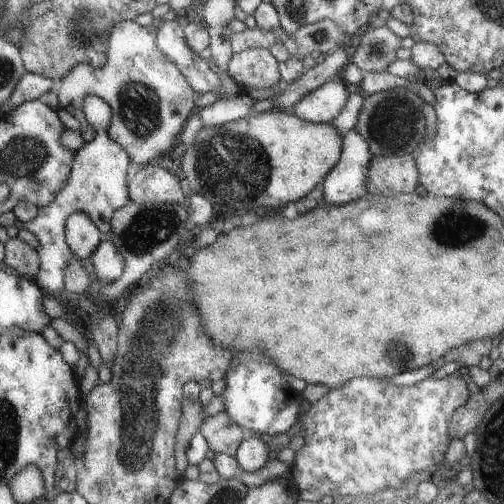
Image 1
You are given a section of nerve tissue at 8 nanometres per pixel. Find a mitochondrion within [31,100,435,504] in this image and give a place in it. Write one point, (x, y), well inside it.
(234, 163)

